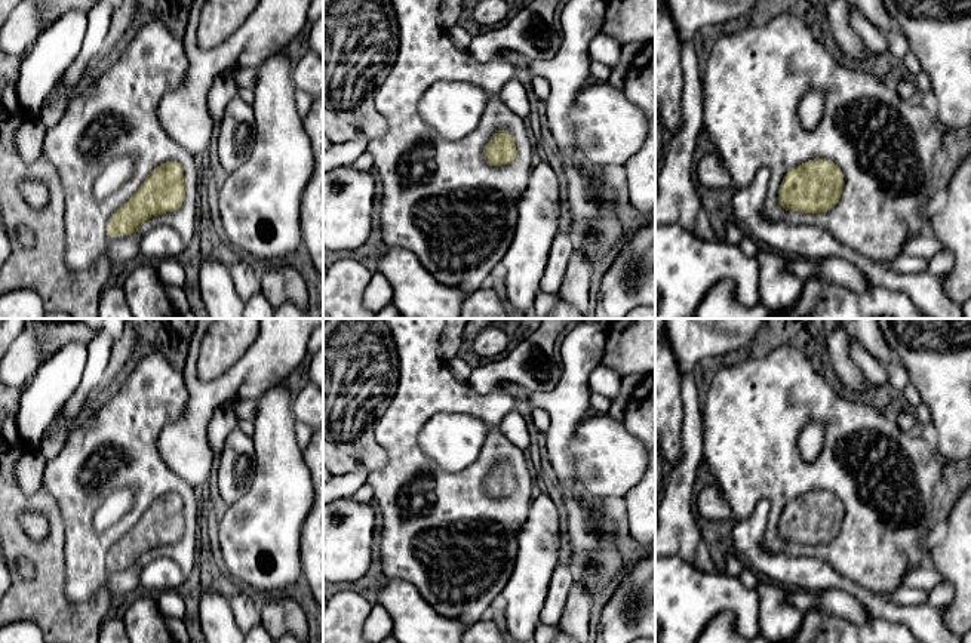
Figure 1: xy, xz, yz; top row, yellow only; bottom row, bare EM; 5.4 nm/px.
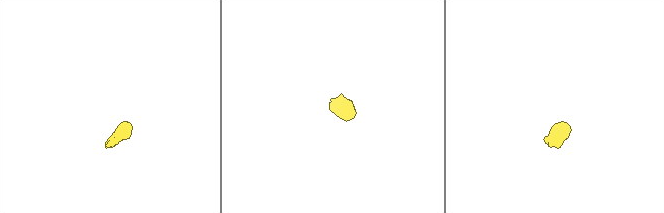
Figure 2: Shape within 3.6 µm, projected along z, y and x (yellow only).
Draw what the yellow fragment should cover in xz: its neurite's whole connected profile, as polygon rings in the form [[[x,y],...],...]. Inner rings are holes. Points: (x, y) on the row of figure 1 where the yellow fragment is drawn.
[[[498,130],[485,147],[485,157],[491,166],[503,166],[514,160],[516,144],[507,130]]]

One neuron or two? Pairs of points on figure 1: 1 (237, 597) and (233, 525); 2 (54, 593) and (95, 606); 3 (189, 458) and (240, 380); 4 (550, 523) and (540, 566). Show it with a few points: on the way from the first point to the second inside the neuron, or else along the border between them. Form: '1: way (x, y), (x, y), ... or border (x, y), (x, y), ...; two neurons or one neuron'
1: border (232, 585), (240, 585), (246, 590); two neurons
2: way (64, 603), (70, 609), (85, 609); one neuron
3: way (189, 437), (194, 420), (220, 394); one neuron
4: way (543, 534), (540, 556); one neuron

